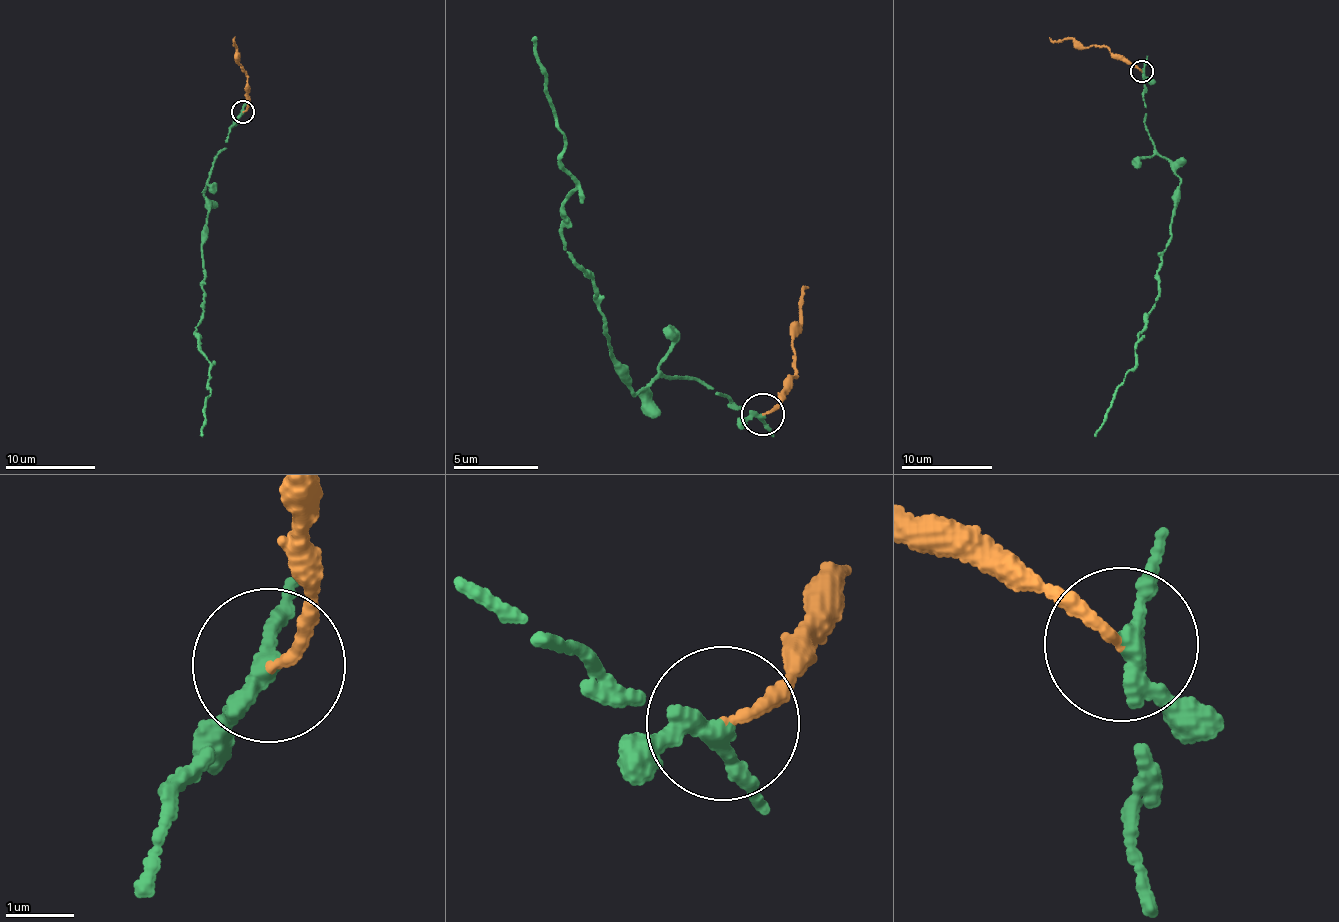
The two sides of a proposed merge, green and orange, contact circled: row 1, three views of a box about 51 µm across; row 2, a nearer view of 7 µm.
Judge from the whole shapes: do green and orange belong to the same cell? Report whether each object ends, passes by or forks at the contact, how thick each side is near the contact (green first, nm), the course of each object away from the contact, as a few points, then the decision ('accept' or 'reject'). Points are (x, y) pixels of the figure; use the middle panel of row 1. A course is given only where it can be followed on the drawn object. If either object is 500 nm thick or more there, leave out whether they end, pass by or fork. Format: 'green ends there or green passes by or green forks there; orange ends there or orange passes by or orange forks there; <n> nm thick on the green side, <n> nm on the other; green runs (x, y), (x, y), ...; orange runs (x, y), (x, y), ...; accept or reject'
green passes by; orange ends there; 240 nm thick on the green side, 150 nm on the other; green runs (763, 415), (691, 374), (634, 394), (561, 234), (558, 208), (576, 186), (558, 160), (566, 136), (533, 38); orange runs (763, 415), (795, 373), (793, 331), (802, 322), (807, 288); reject

